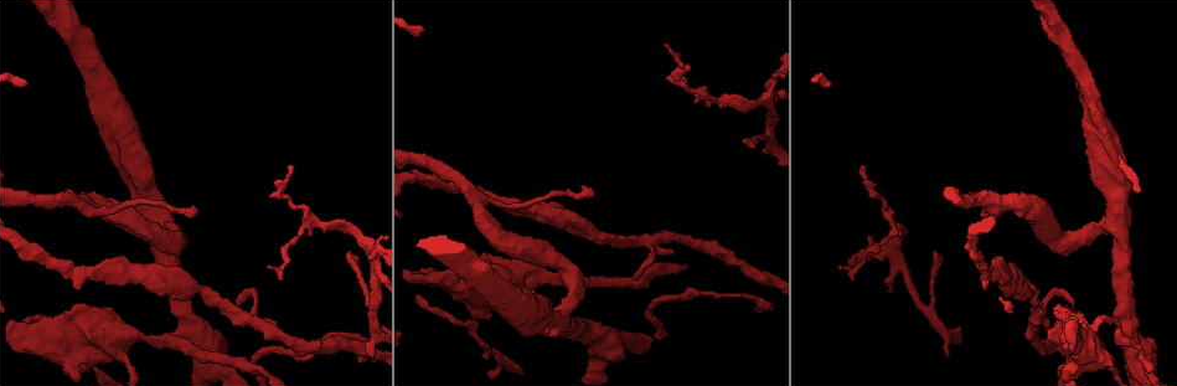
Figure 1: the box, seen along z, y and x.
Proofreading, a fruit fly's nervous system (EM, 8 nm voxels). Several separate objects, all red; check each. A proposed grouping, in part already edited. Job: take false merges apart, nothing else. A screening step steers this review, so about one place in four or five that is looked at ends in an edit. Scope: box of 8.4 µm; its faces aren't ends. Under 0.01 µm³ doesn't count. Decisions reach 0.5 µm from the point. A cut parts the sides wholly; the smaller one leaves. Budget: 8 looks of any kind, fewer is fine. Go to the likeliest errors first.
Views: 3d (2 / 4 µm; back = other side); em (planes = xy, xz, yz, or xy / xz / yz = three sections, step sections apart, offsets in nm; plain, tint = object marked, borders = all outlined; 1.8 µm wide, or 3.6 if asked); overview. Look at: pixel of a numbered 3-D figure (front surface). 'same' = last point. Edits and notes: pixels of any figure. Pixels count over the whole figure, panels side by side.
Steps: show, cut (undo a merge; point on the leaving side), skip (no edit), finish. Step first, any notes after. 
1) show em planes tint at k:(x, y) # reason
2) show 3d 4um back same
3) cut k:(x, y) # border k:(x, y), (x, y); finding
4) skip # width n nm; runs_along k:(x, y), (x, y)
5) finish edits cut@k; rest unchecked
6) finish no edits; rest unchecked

show 3d 2um at 1:(248, 319) # sharp bend

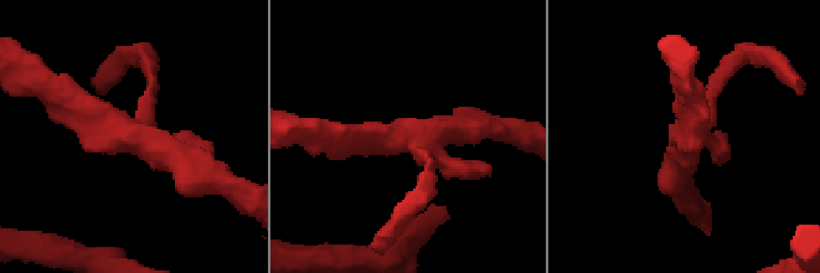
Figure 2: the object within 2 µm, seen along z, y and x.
show em xz step 4 tint at 2:(689, 134)

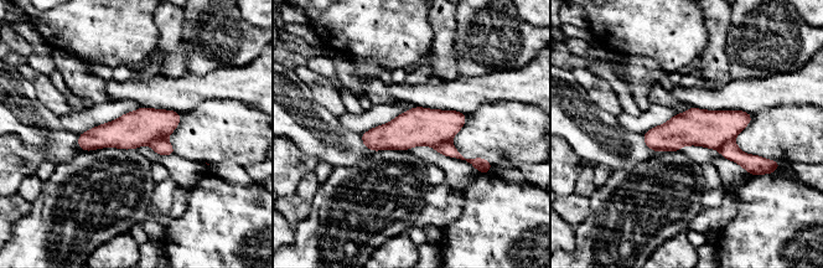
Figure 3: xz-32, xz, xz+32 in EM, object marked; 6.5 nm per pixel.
show em planes borders same # cut it another way

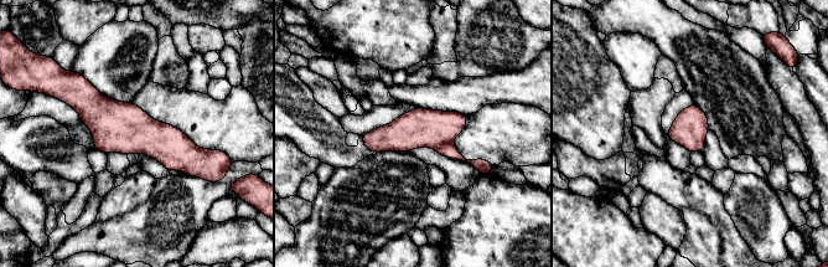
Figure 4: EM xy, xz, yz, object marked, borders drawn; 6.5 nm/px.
cut 4:(448, 149) # width 220 nm; part_leaving 4:(441, 149), (480, 163); two neurons meet here

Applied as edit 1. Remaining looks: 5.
show 3d 2um at 1:(557, 321) # abrupt turn

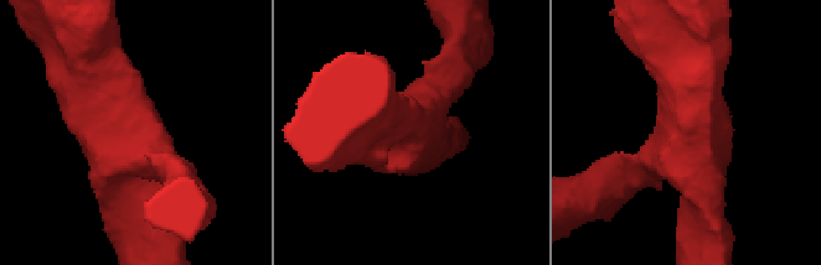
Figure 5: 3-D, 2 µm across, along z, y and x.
show em xz step 4 tint at 5:(686, 155) # arms 3; arm_widths 240, 300, 360 nm; now the EM

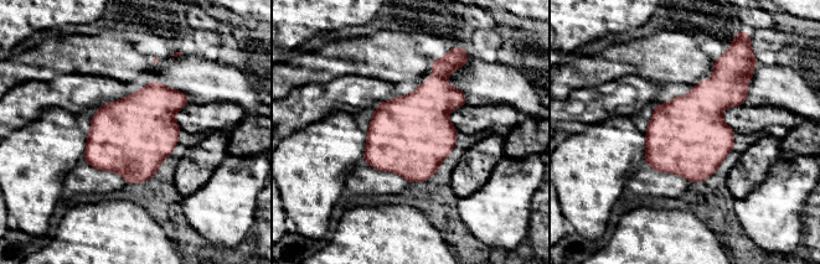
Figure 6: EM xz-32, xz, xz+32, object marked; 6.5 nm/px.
show em planes tint same

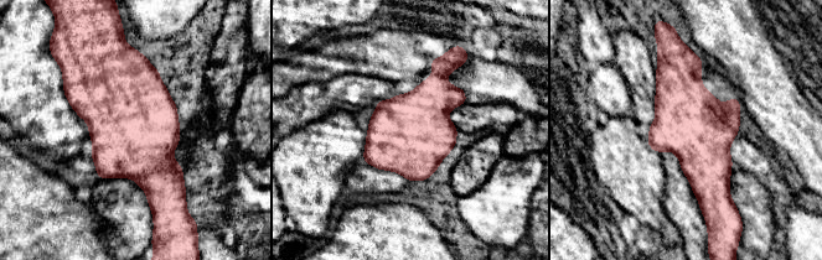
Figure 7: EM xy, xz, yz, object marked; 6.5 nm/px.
skip # all the same neuron

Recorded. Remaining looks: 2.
finish edits cut@4; rest unchecked

